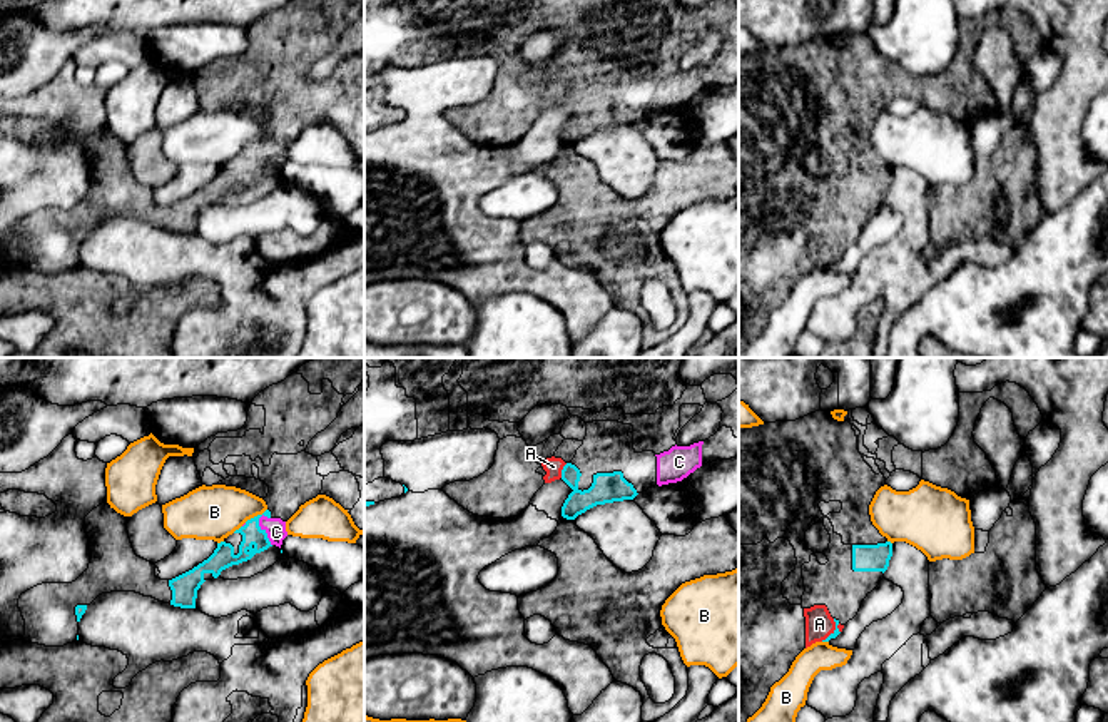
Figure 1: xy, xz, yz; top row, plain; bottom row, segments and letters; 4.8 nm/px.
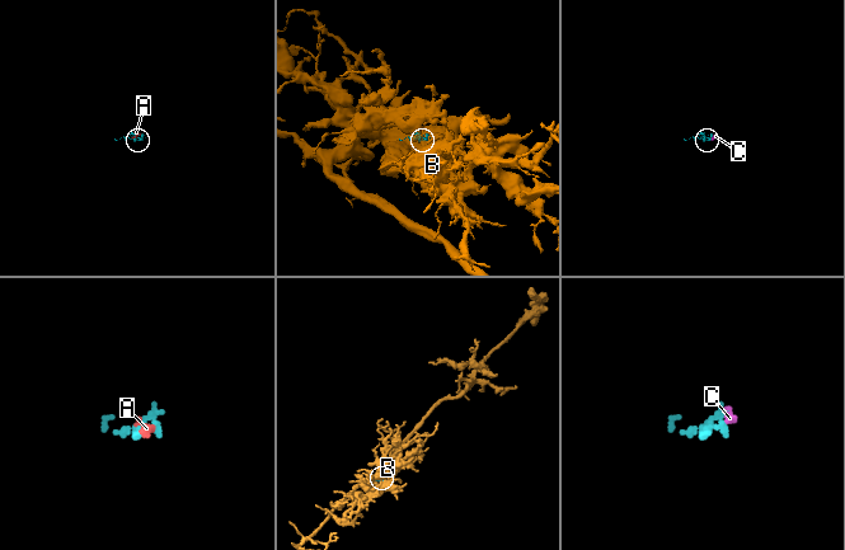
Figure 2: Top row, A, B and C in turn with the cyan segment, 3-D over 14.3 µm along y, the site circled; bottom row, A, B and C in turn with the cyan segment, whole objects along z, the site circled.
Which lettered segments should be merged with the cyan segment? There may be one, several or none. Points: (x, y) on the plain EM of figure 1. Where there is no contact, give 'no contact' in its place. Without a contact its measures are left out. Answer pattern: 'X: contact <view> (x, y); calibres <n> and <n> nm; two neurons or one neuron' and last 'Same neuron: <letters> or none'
A: contact xz (562, 96); calibres 140 and 90 nm; one neuron
B: contact xy (254, 142); calibres 110 and 260 nm; two neurons
C: contact xy (263, 156); calibres 110 and 100 nm; one neuron
Same neuron: A, C

